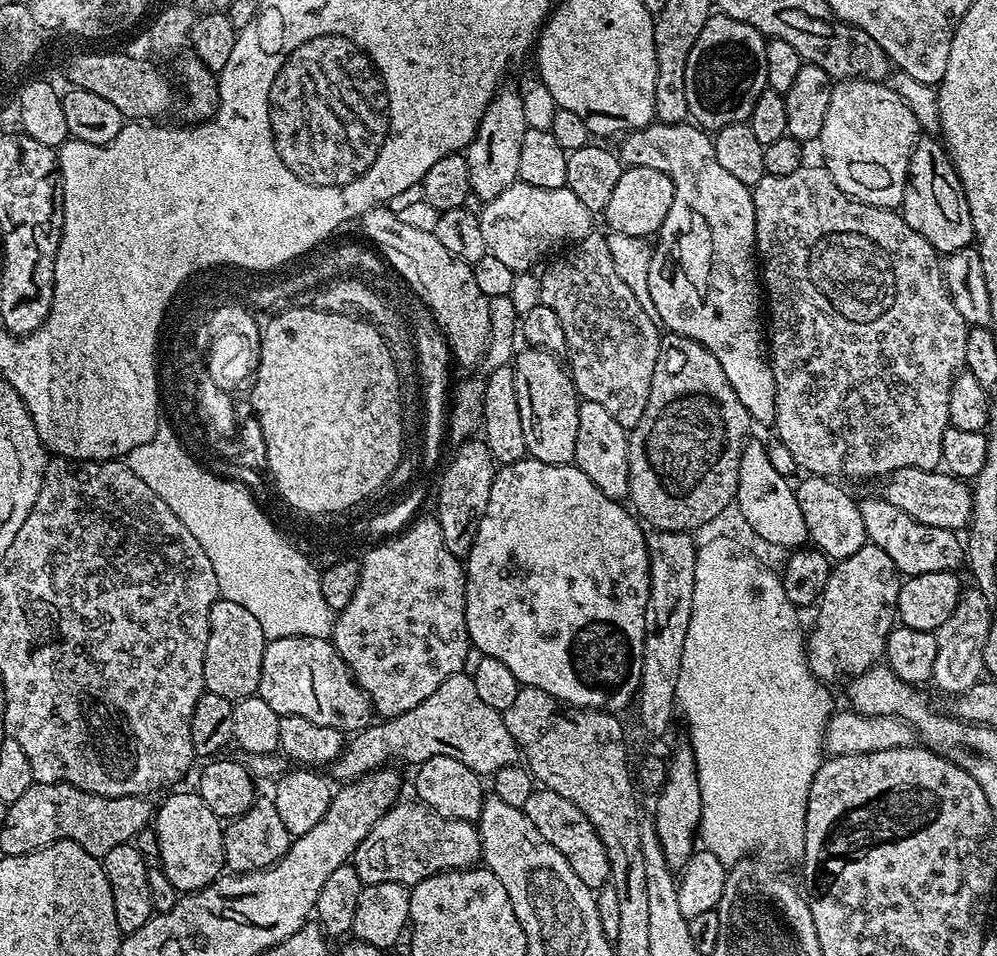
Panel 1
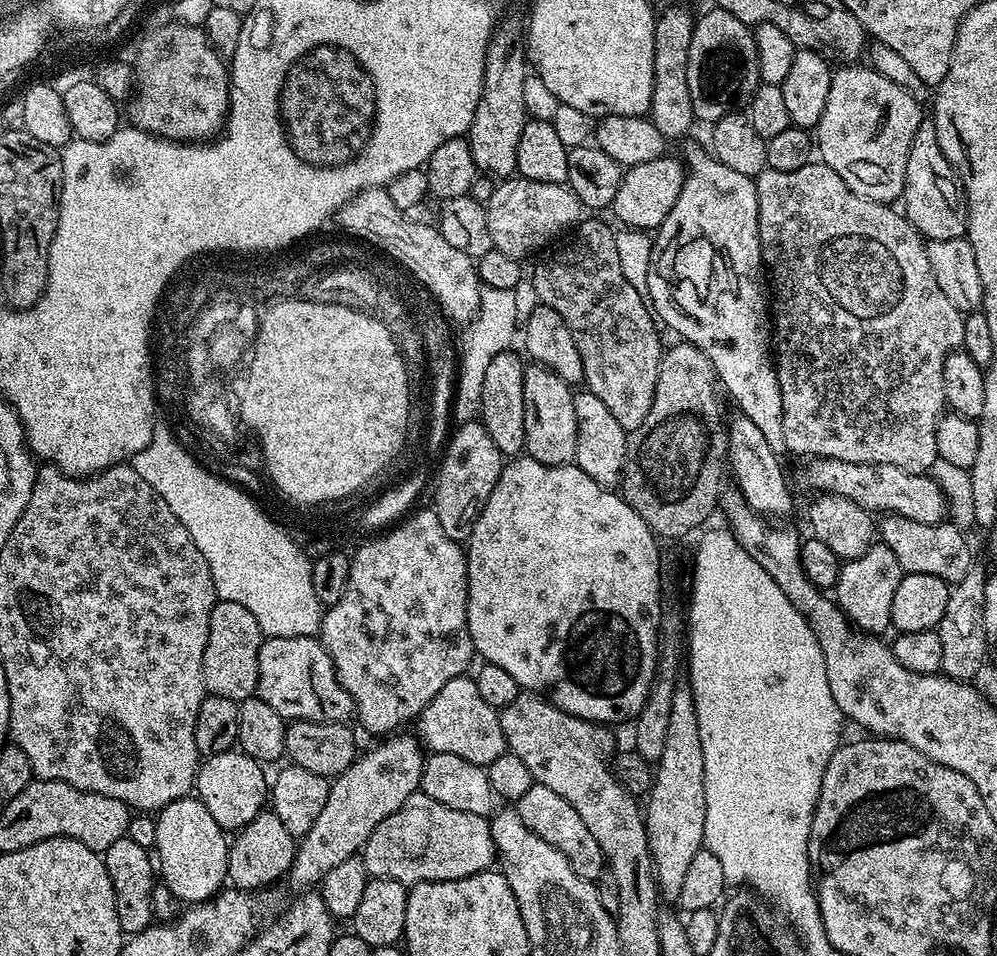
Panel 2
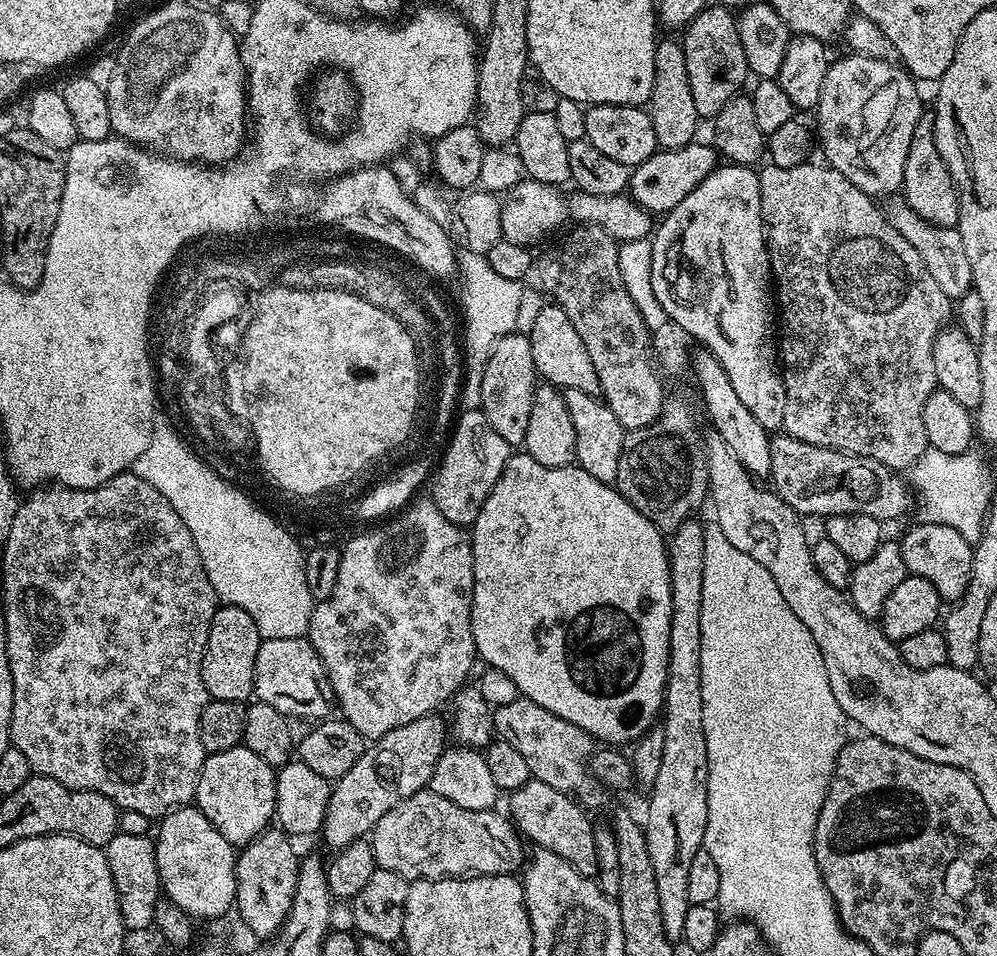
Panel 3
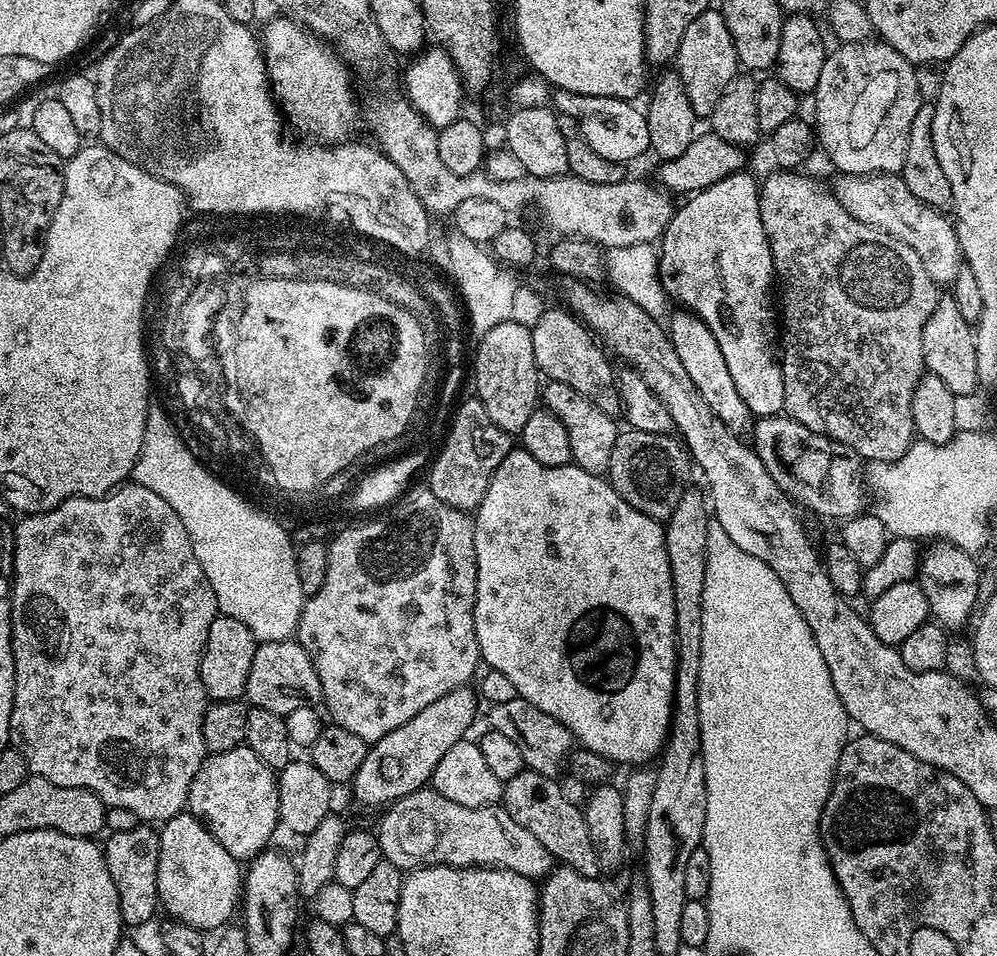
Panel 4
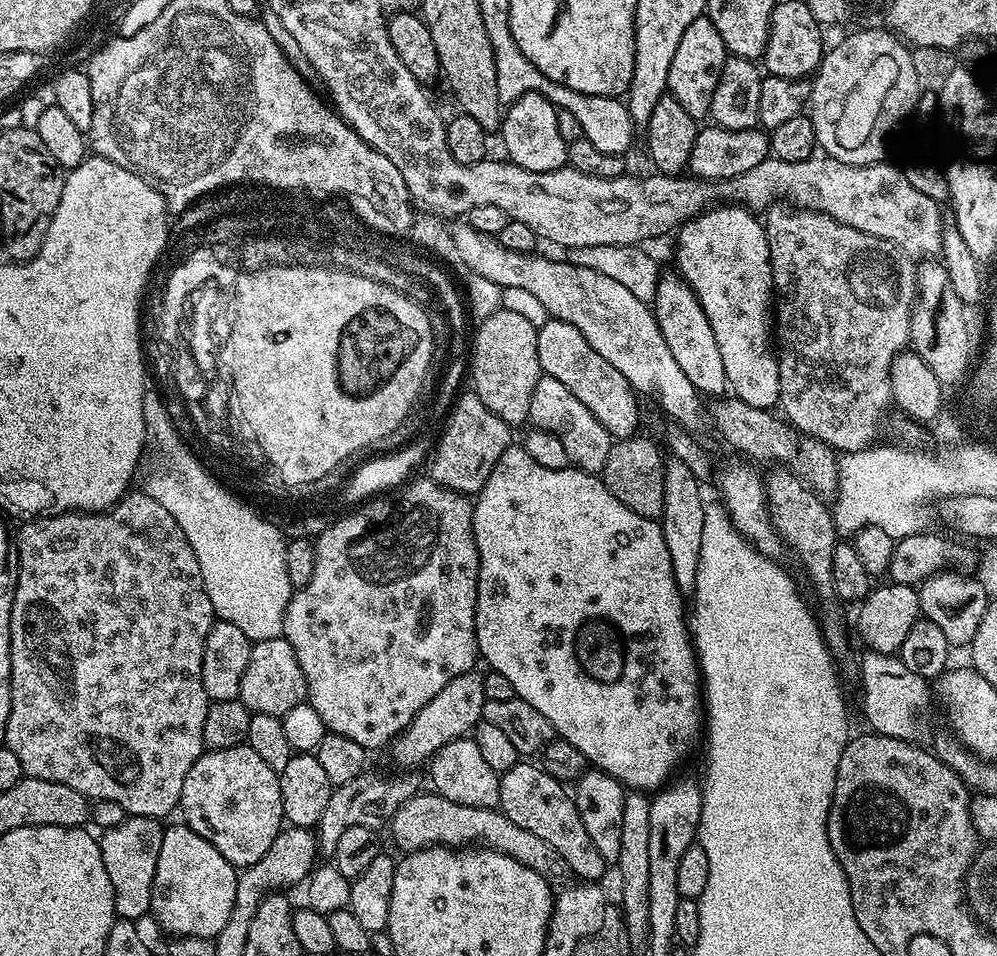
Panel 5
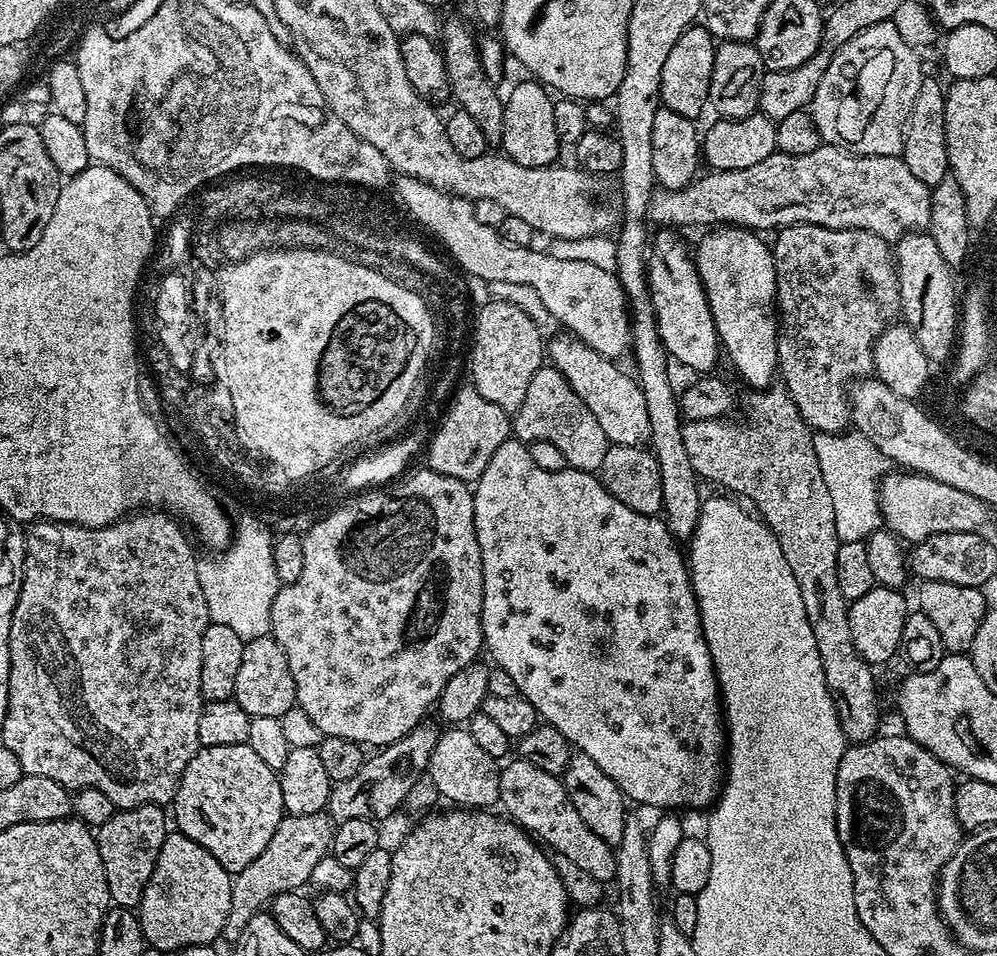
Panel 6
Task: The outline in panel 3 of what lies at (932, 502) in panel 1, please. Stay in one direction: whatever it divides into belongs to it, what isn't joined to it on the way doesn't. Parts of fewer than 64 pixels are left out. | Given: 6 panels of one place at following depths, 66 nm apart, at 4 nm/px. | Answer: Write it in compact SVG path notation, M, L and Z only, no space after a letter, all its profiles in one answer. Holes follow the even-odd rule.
M784 432L773 435L770 442L770 480L773 480L773 489L803 517L866 514L875 520L887 522L906 515L914 501L909 481L899 471L887 468L874 458L814 446Z

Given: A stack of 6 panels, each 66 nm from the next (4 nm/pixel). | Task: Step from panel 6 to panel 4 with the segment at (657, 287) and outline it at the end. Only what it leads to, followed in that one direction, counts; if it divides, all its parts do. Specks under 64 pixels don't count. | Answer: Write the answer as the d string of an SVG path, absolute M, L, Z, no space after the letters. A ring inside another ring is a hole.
M676 311L671 313L667 321L669 324L666 324L666 331L679 360L682 361L682 367L686 369L686 374L690 374L694 386L698 386L698 394L702 394L703 400L710 405L710 410L714 410L714 414L718 414L718 418L726 422L731 432L747 433L754 420L753 414L746 406L746 402L742 402L742 394L738 394L734 378L730 378L726 358L722 358L722 349L718 347L714 334L710 334L710 326L706 326L706 322L702 322L693 312Z

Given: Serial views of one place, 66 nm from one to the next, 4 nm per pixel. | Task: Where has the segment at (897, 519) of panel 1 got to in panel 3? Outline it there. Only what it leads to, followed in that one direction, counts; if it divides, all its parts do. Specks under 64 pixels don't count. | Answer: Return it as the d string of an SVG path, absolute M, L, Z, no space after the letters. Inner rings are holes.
M921 522L916 524L904 537L899 537L900 553L909 573L926 578L934 590L938 590L941 601L955 602L962 598L970 582L972 549L974 544L962 538L958 530L950 526Z

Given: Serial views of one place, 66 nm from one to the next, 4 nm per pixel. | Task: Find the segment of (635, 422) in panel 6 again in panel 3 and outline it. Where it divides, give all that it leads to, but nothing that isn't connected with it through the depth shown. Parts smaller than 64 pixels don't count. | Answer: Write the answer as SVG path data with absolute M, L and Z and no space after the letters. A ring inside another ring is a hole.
M555 302L543 305L534 320L532 329L526 332L530 342L530 350L534 354L534 366L541 381L547 382L561 390L582 390L591 396L600 396L598 373L594 370L594 362L590 362L590 354L586 354L586 346L582 338L578 338L578 330L574 330L574 322L566 318L566 310L562 310Z

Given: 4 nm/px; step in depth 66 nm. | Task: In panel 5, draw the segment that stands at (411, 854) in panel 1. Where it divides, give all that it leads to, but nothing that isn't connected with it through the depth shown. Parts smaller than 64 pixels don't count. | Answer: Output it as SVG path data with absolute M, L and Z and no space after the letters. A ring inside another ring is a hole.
M417 794L410 797L393 814L391 828L393 842L404 848L405 853L437 846L459 849L469 842L479 842L493 852L501 852L530 866L530 870L538 870L538 874L543 876L557 876L560 880L569 879L570 876L566 858L562 858L562 854L558 854L558 850L554 850L550 842L538 838L538 834L530 834L530 830L522 830L522 826L514 826L514 822L510 822L510 818L506 818L504 813L496 808L462 806L435 794Z

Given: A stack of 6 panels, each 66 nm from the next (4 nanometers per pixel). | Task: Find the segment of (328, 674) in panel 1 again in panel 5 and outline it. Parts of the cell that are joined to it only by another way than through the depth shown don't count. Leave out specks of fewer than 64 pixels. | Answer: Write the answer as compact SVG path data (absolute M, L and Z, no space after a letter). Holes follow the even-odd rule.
M283 636L255 641L250 650L246 674L242 674L242 690L238 697L249 712L283 718L287 712L294 710L294 706L305 703L307 695L306 678L298 666L298 658L294 658L290 642Z

